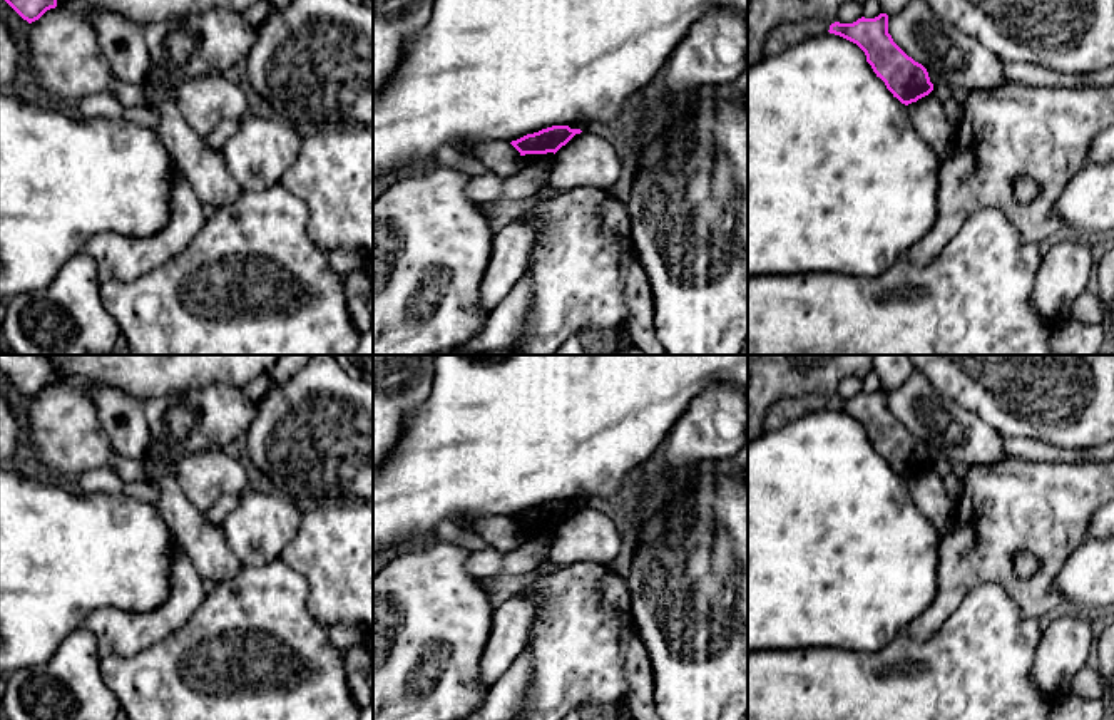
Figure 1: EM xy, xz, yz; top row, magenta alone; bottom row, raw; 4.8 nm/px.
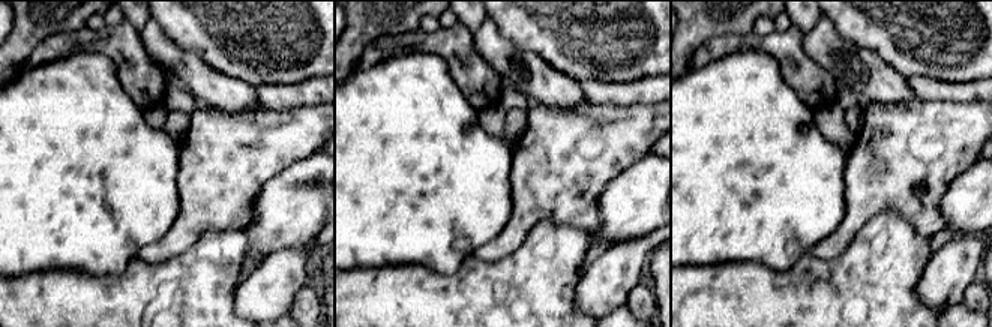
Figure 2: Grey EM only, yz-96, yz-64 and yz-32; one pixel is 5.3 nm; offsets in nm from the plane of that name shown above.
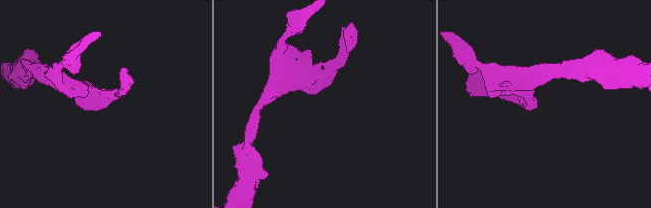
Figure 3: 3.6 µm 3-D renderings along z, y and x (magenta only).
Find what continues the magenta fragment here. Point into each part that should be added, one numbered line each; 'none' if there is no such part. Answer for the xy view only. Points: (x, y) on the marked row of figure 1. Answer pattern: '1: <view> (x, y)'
none

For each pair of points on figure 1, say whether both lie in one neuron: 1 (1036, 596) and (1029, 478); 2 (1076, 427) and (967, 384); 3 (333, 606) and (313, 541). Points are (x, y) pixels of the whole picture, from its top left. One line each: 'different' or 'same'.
1: same
2: same
3: same

